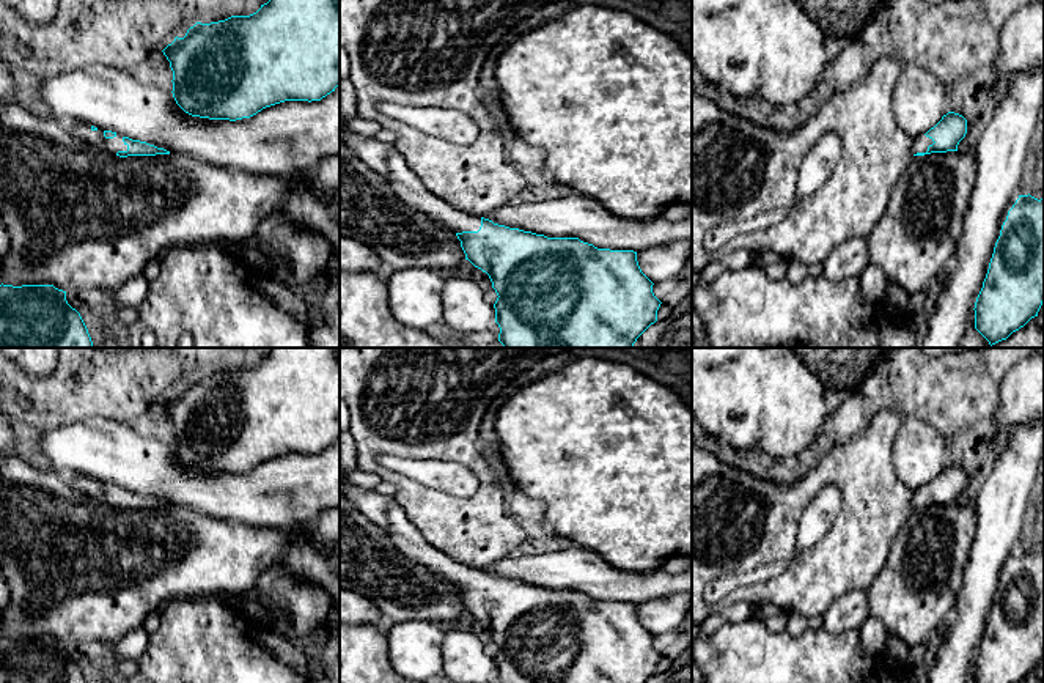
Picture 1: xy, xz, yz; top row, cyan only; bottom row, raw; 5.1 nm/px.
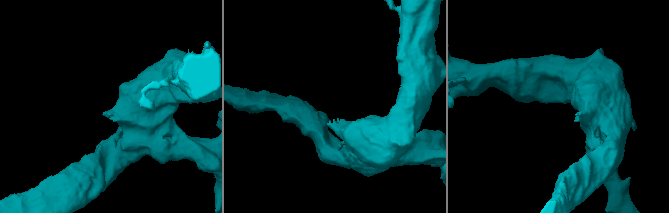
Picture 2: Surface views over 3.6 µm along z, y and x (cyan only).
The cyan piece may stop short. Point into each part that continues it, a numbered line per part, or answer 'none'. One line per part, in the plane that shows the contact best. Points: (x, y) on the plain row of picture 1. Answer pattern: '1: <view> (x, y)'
1: xz (382, 510)

